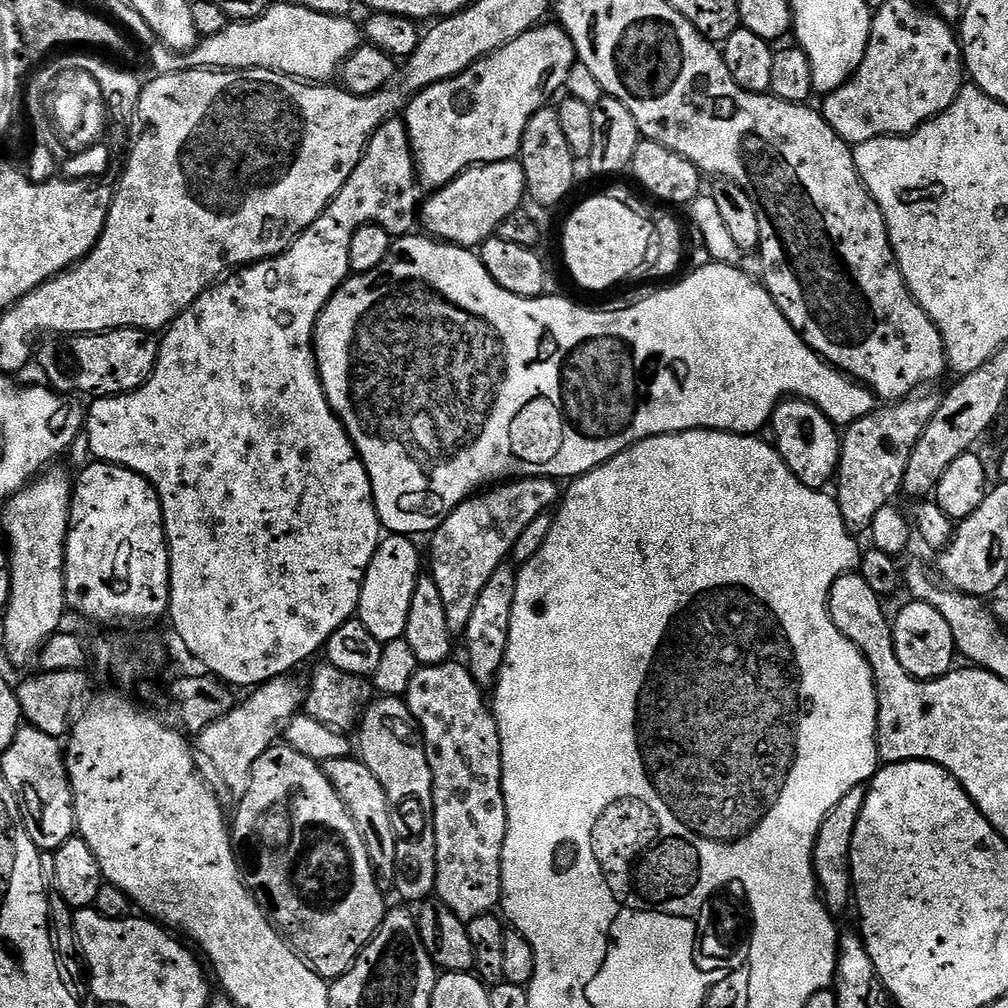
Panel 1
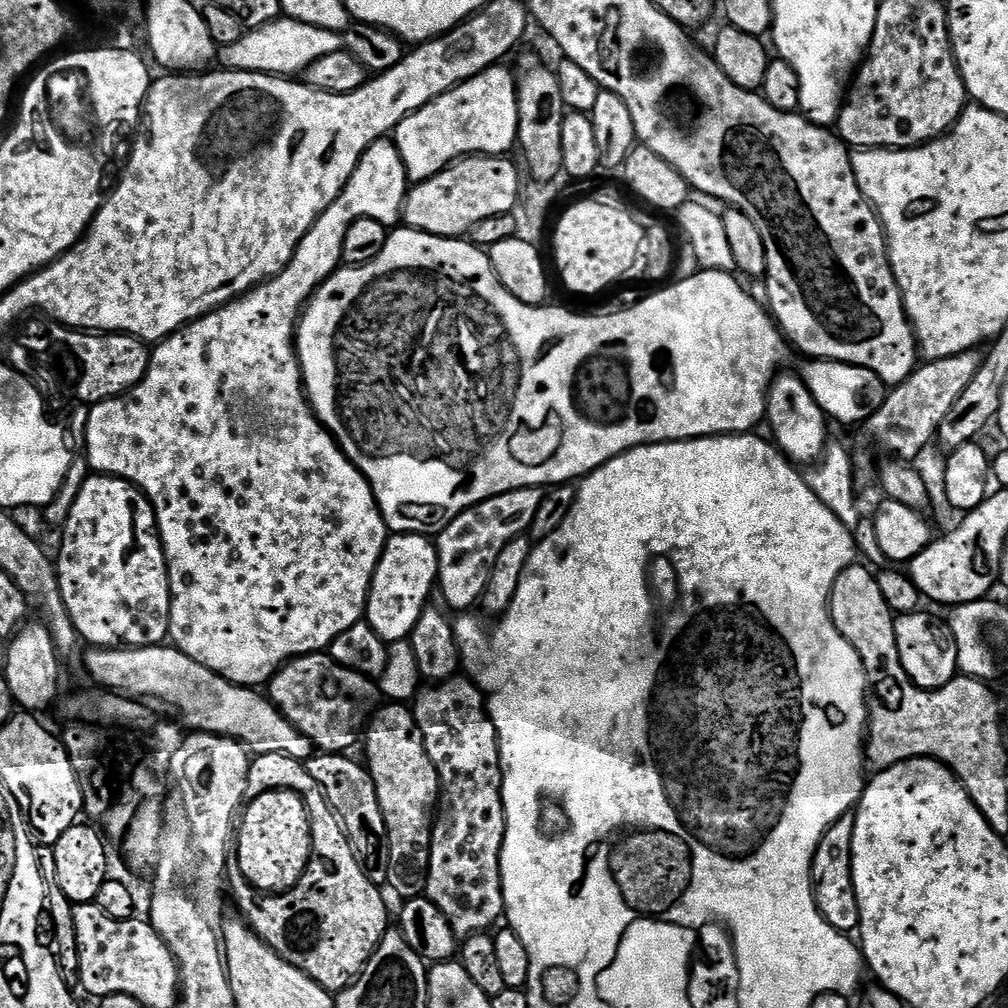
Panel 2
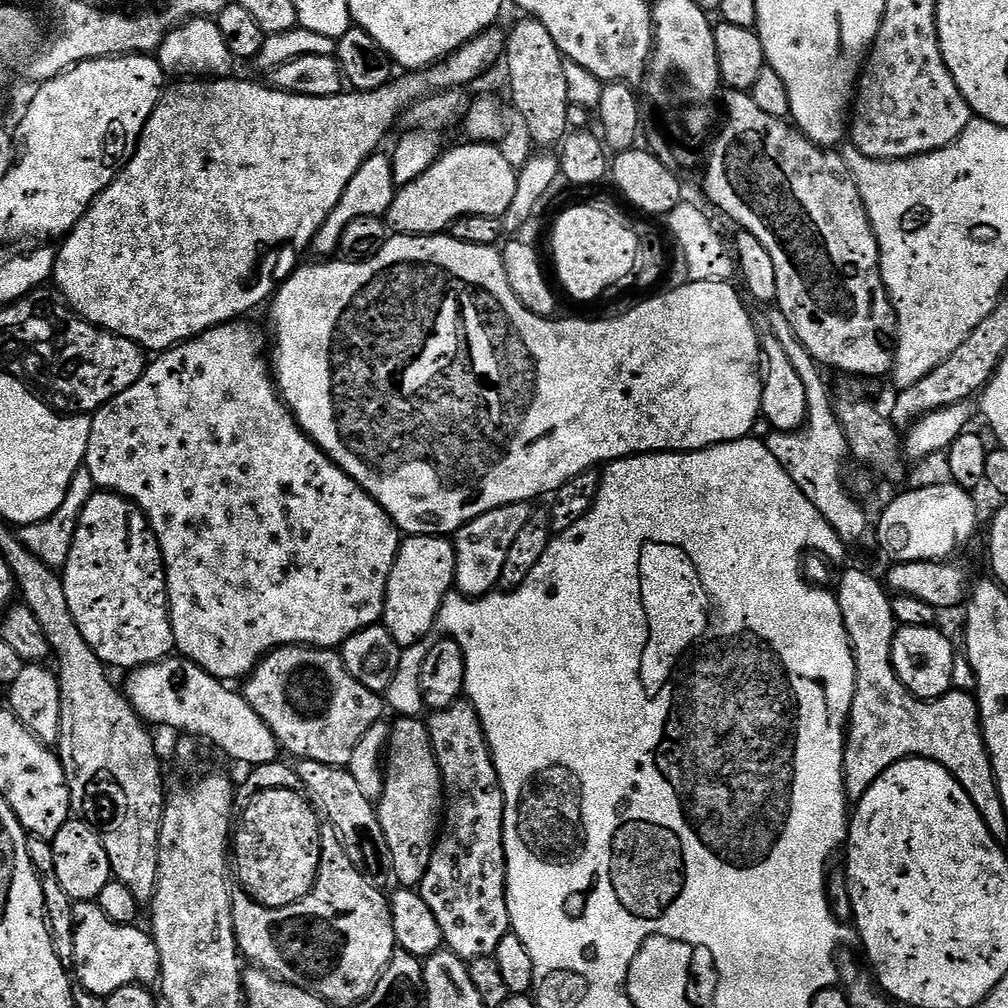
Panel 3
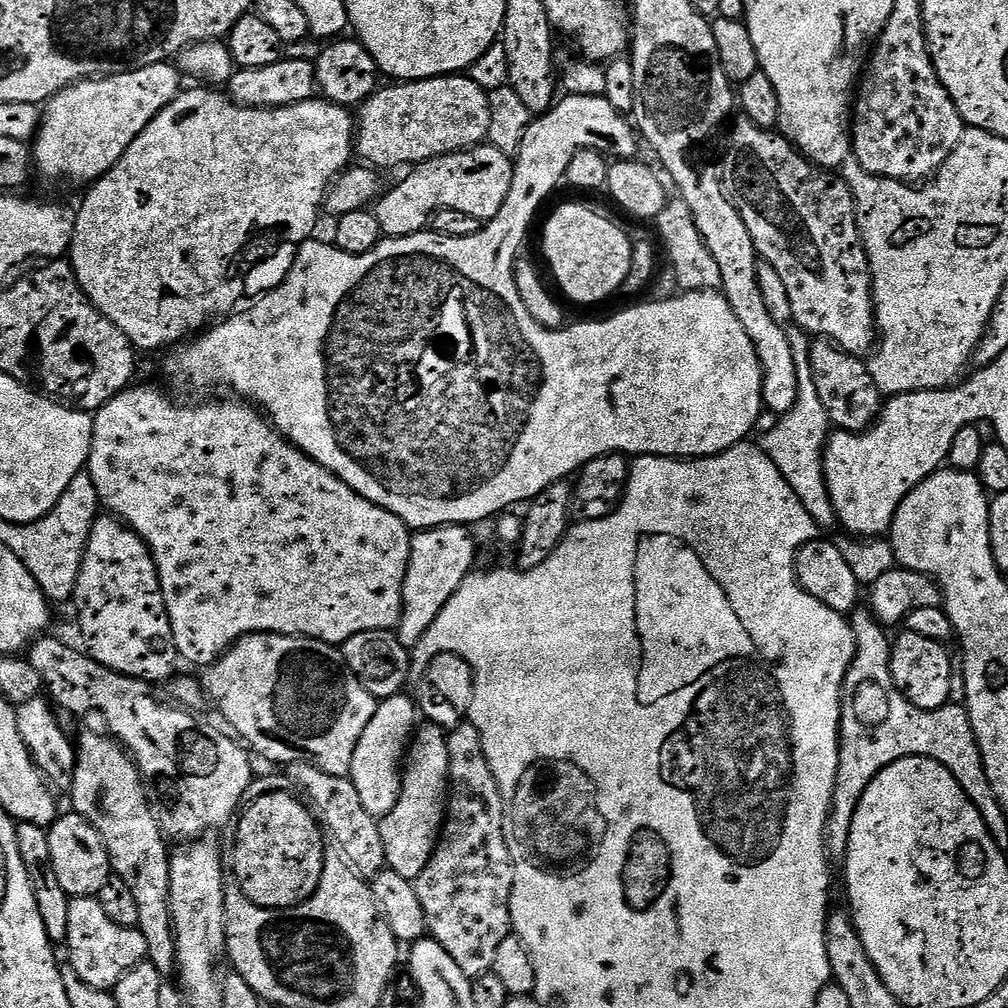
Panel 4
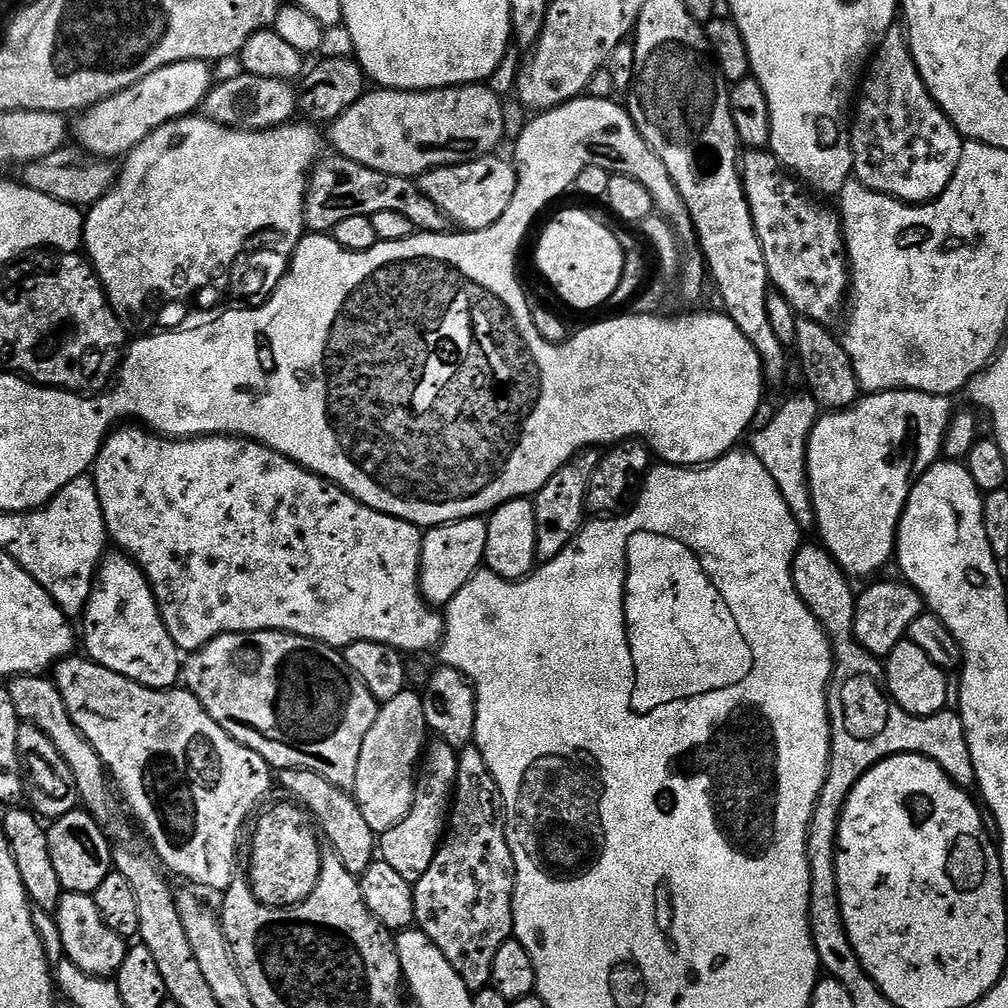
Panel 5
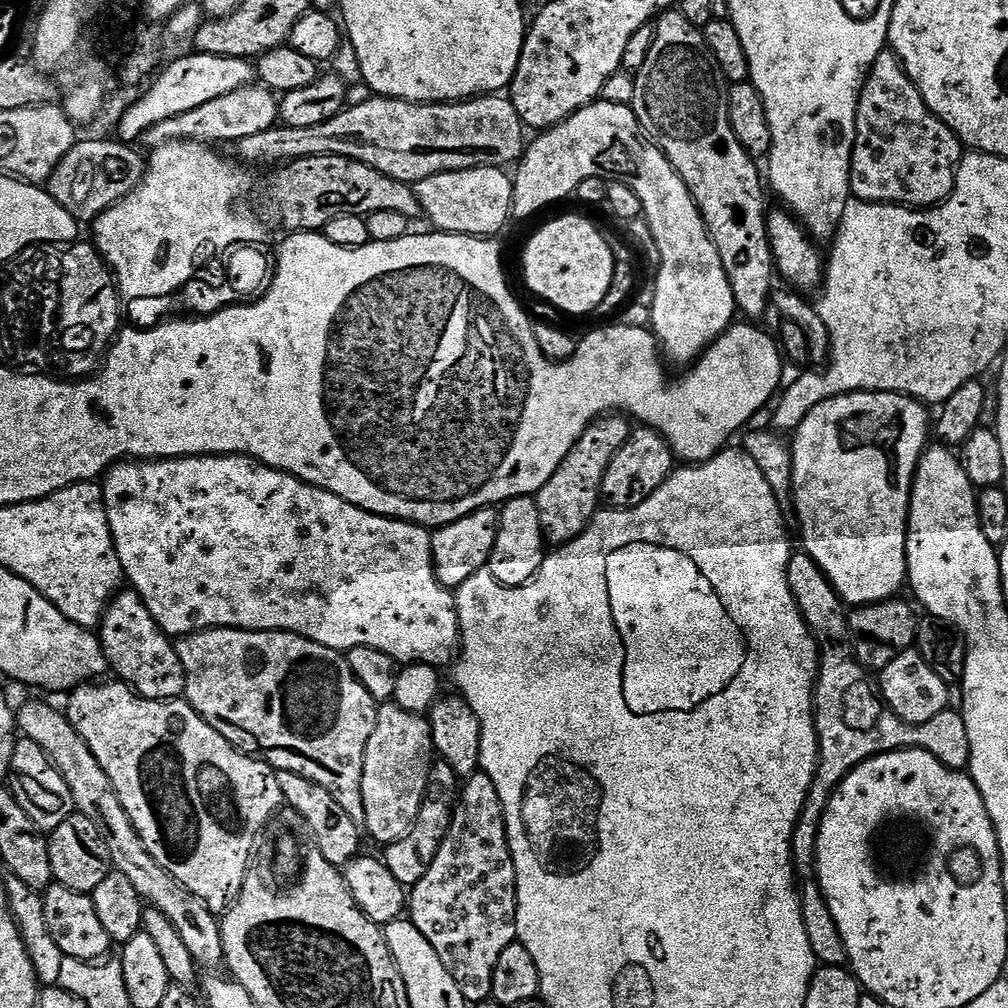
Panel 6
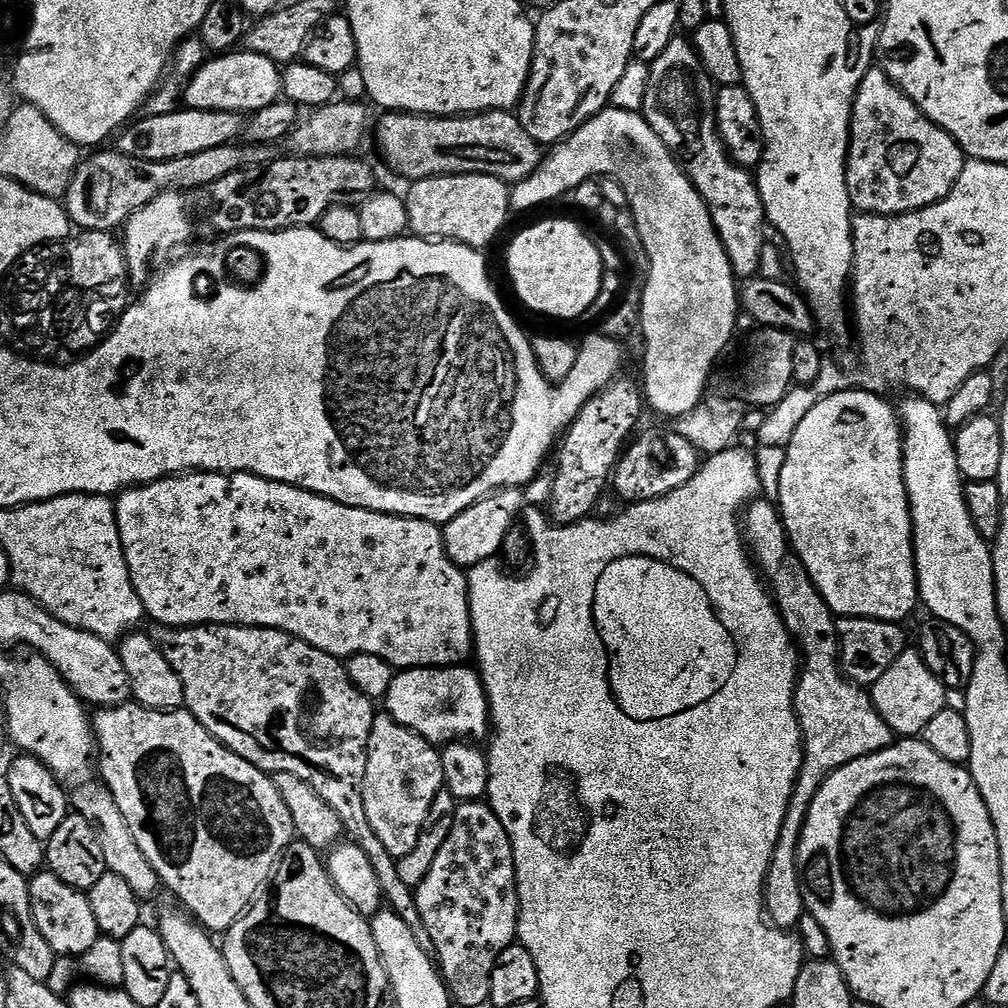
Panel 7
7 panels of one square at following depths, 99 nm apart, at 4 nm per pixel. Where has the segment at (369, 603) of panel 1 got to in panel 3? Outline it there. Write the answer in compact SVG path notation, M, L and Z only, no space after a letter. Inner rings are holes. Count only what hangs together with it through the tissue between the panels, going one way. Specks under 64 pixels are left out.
M408 536L401 539L400 549L396 555L394 566L390 570L390 578L386 586L384 599L383 625L402 646L419 645L419 640L437 623L442 602L454 588L456 578L456 545L446 536Z

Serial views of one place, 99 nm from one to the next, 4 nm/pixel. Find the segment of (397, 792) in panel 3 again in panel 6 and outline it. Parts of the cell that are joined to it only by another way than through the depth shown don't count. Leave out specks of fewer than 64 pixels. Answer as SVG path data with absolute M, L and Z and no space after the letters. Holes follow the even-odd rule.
M433 763L430 778L426 782L424 801L418 810L418 818L414 822L414 826L405 836L398 838L398 842L389 844L383 849L383 862L390 870L390 874L394 874L394 878L398 878L400 884L405 886L417 884L422 878L422 874L426 874L426 870L430 870L430 862L434 862L434 854L438 854L438 846L442 846L442 838L446 838L446 834L450 830L457 795L456 771L446 763Z

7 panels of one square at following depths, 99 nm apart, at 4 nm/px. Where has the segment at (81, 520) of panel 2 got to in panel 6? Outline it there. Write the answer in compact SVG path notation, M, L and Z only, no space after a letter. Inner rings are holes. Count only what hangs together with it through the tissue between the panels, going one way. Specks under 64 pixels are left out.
M121 590L112 598L112 603L104 610L104 615L98 625L100 644L108 659L108 667L114 673L117 672L119 679L128 687L133 688L140 696L151 700L179 700L184 696L184 671L182 662L176 653L175 643L166 633L154 622L150 610L142 602L137 592Z

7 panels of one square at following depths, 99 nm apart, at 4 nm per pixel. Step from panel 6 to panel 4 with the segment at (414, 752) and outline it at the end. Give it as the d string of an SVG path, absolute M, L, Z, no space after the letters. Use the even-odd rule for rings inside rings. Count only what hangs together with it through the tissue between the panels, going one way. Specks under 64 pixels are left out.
M401 694L379 701L374 710L374 718L370 718L370 726L362 730L362 738L358 738L358 746L354 746L350 779L354 790L358 790L362 806L366 806L371 816L379 818L394 810L394 802L398 802L400 793L402 765L417 727L417 701L413 697L411 700L408 694Z

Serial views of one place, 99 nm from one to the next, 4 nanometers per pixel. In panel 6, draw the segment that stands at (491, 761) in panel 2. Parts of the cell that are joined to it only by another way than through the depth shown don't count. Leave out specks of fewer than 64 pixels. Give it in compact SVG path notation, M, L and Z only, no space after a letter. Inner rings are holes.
M482 770L463 781L456 798L456 809L452 812L450 830L430 862L430 870L422 874L417 884L411 885L406 900L406 912L412 925L434 946L442 966L454 978L462 998L469 1004L480 1004L492 1000L494 966L506 946L517 943L516 935L516 867L508 845L508 831L504 821L502 802L494 782Z

